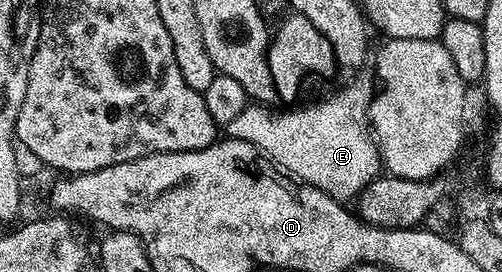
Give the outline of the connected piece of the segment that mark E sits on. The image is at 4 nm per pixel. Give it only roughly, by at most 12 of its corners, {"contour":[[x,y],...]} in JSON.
{"contour":[[361,74],[310,108],[227,125],[294,181],[349,202],[382,167]]}

